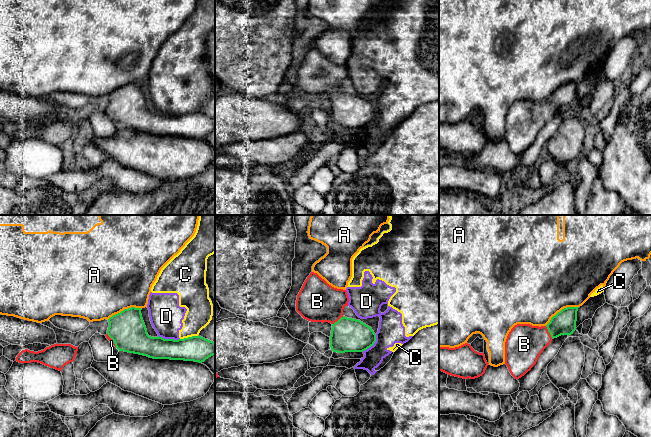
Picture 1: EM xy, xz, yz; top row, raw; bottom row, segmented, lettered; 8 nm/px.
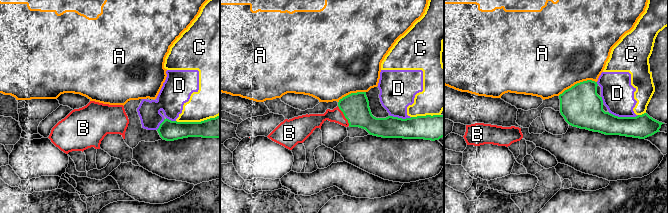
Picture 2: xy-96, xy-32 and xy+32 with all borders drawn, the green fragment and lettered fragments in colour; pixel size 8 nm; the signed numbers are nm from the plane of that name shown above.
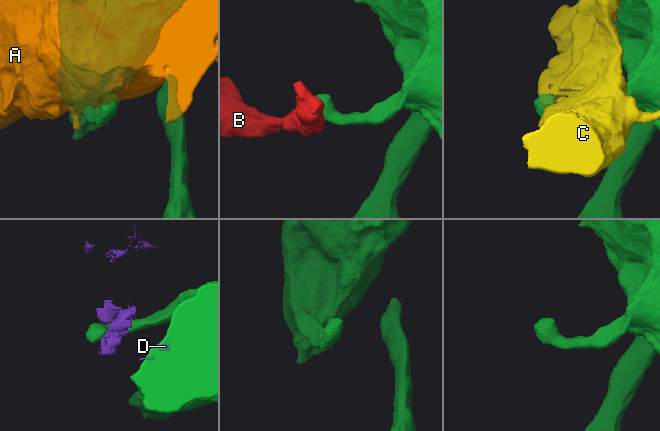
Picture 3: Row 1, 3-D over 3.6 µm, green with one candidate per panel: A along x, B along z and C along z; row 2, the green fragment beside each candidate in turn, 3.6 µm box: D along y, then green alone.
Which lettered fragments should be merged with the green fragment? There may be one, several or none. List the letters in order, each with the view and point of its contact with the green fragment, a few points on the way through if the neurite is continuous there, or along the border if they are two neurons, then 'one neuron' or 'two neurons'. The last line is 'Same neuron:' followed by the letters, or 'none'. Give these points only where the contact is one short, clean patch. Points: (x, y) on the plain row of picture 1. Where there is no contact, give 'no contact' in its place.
A: yz (562, 85) | two neurons
B: yz (548, 107) | across yz (564, 98), (548, 107), (541, 113), (524, 120) | one neuron
C: xy (188, 113) | two neurons
D: xy (169, 115) | two neurons
Same neuron: B

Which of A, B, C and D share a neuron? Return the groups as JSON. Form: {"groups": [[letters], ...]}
{"groups": [["A"], ["B"], ["C", "D"]]}

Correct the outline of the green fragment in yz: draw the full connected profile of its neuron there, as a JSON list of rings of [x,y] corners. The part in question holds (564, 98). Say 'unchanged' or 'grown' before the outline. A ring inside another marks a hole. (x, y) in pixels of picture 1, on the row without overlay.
grown | [[[578,84],[562,85],[546,102],[517,100],[511,105],[505,118],[505,140],[515,155],[531,146],[554,114],[573,110]]]

